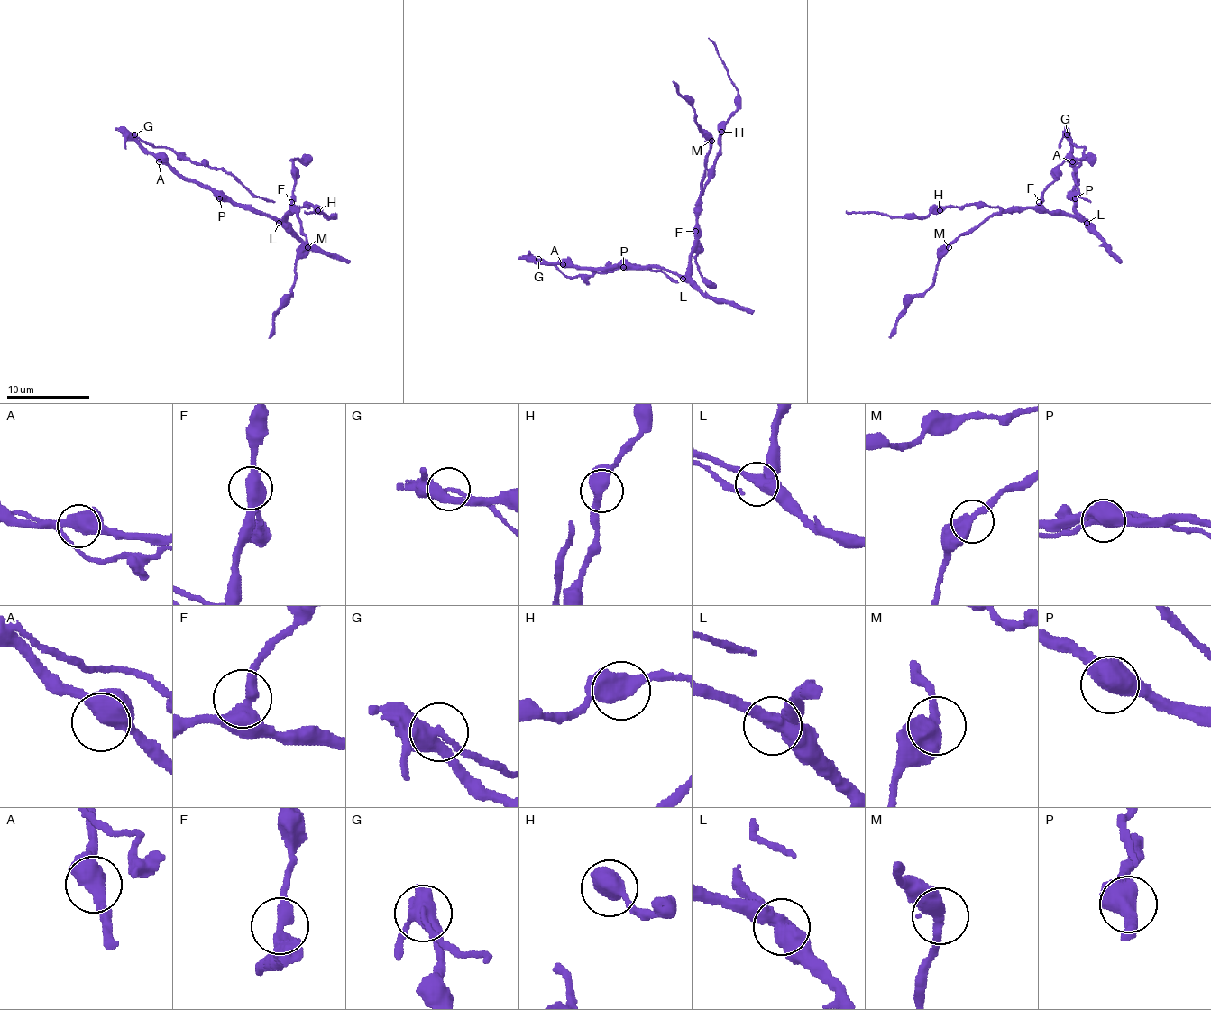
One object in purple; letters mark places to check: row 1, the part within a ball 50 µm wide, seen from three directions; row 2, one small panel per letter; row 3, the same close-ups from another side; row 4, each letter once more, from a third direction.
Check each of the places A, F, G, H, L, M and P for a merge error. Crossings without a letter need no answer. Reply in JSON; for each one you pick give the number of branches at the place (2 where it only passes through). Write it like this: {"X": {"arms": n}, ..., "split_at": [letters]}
{"G": {"arms": 3}, "split_at": ["G"]}

